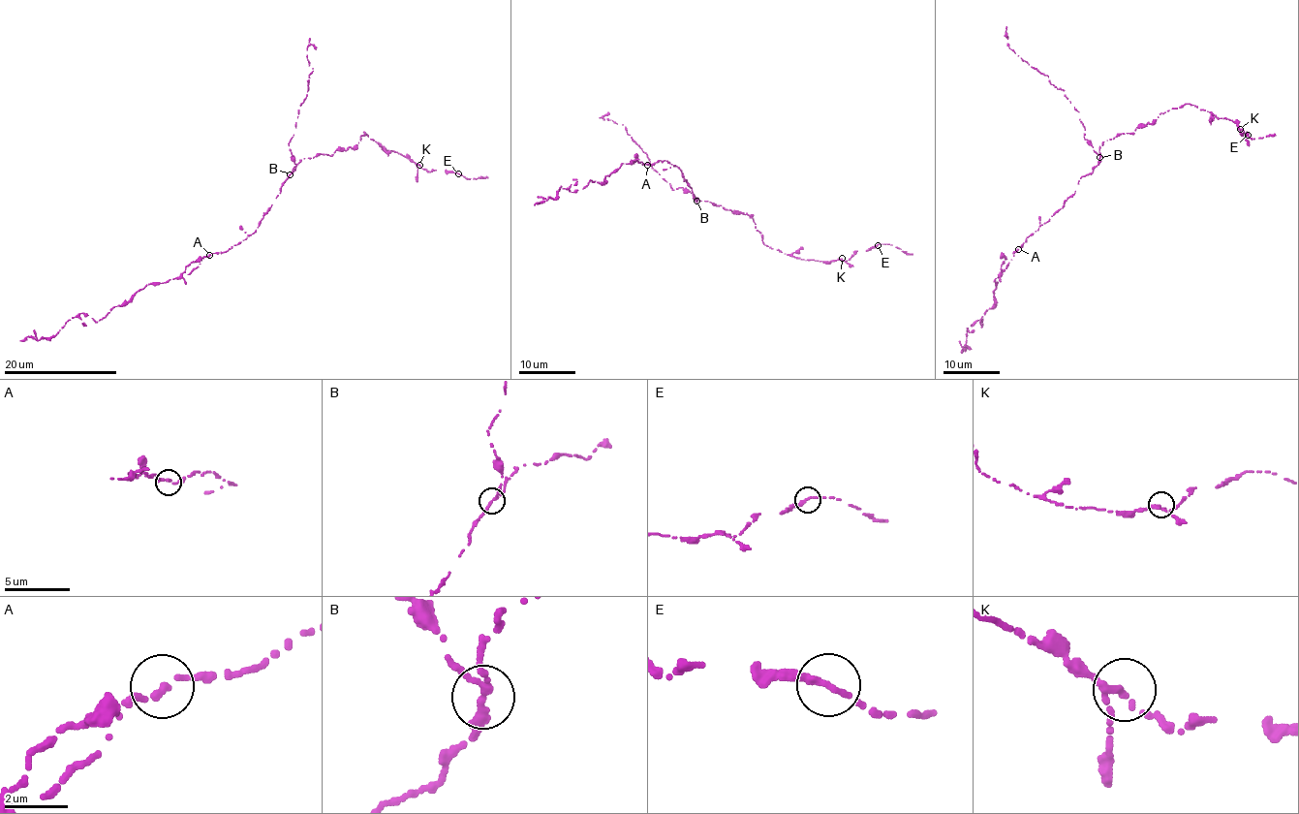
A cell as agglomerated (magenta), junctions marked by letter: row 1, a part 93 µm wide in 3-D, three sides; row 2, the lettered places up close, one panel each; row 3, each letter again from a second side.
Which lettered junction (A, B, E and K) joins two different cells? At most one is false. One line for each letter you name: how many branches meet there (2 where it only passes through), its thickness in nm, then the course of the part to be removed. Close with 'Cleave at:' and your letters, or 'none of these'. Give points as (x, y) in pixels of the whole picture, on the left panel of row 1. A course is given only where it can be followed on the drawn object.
B: 3 branches meet; 200 nm thick; foreign part runs (290, 174), (294, 169), (289, 142), (293, 135), (313, 69), (306, 58), (308, 46), (312, 46), (315, 49)
Cleave at: B

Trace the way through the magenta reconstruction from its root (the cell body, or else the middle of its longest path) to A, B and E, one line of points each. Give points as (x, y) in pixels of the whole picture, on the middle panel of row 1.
A: (690, 186), (678, 167), (668, 161), (658, 160), (647, 165)
B: (690, 186), (696, 201)
E: (690, 186), (695, 201), (696, 197), (752, 215), (763, 243), (795, 258), (846, 261), (857, 251), (878, 245)

